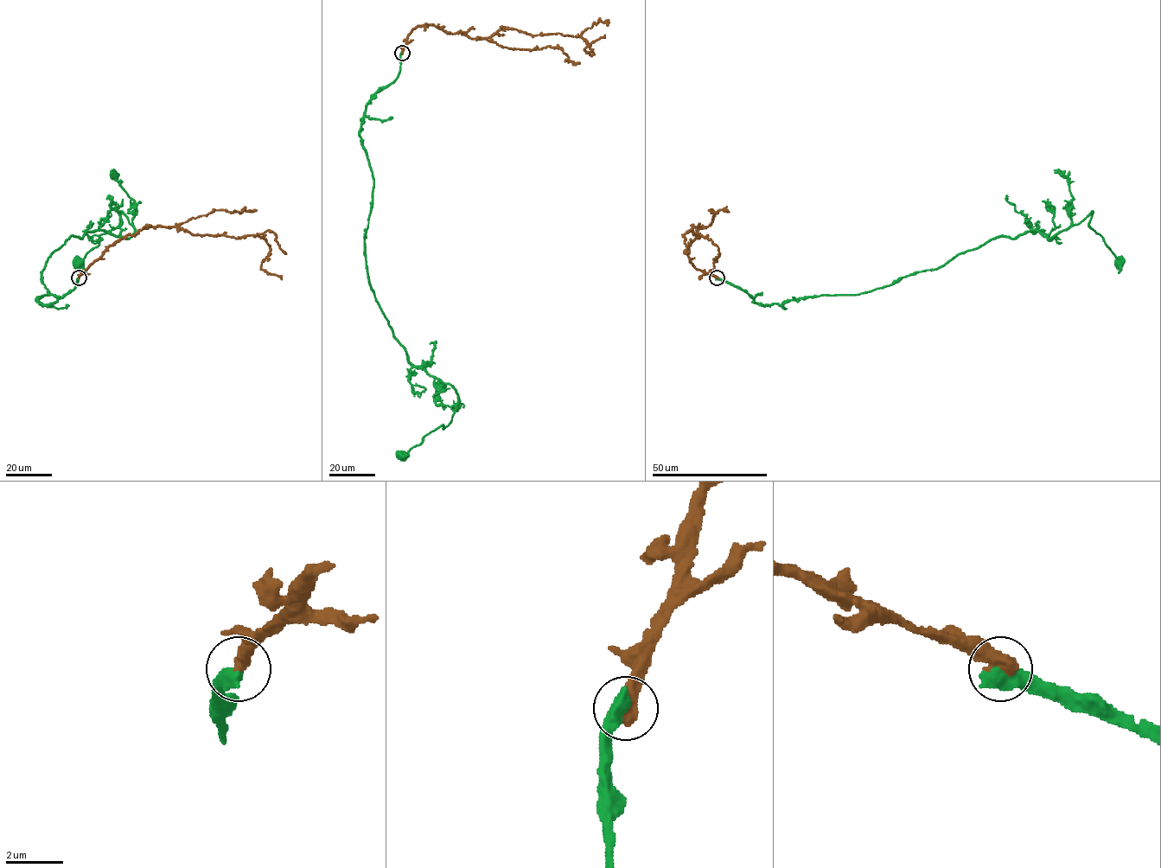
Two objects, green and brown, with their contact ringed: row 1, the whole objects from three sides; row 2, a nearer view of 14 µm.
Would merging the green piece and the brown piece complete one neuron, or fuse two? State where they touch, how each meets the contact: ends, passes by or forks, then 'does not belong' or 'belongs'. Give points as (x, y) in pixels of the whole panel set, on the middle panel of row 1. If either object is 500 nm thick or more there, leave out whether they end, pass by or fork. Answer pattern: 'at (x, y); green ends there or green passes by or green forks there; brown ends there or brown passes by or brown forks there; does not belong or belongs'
at (402, 53); belongs

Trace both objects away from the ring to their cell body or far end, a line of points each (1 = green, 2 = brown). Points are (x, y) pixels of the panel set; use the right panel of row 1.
1: (717, 277), (768, 305), (858, 294), (995, 238), (1052, 238), (1089, 213), (1119, 263)
2: (717, 277), (690, 262), (688, 247), (702, 226), (694, 226), (693, 234), (710, 239), (719, 256), (698, 279)

